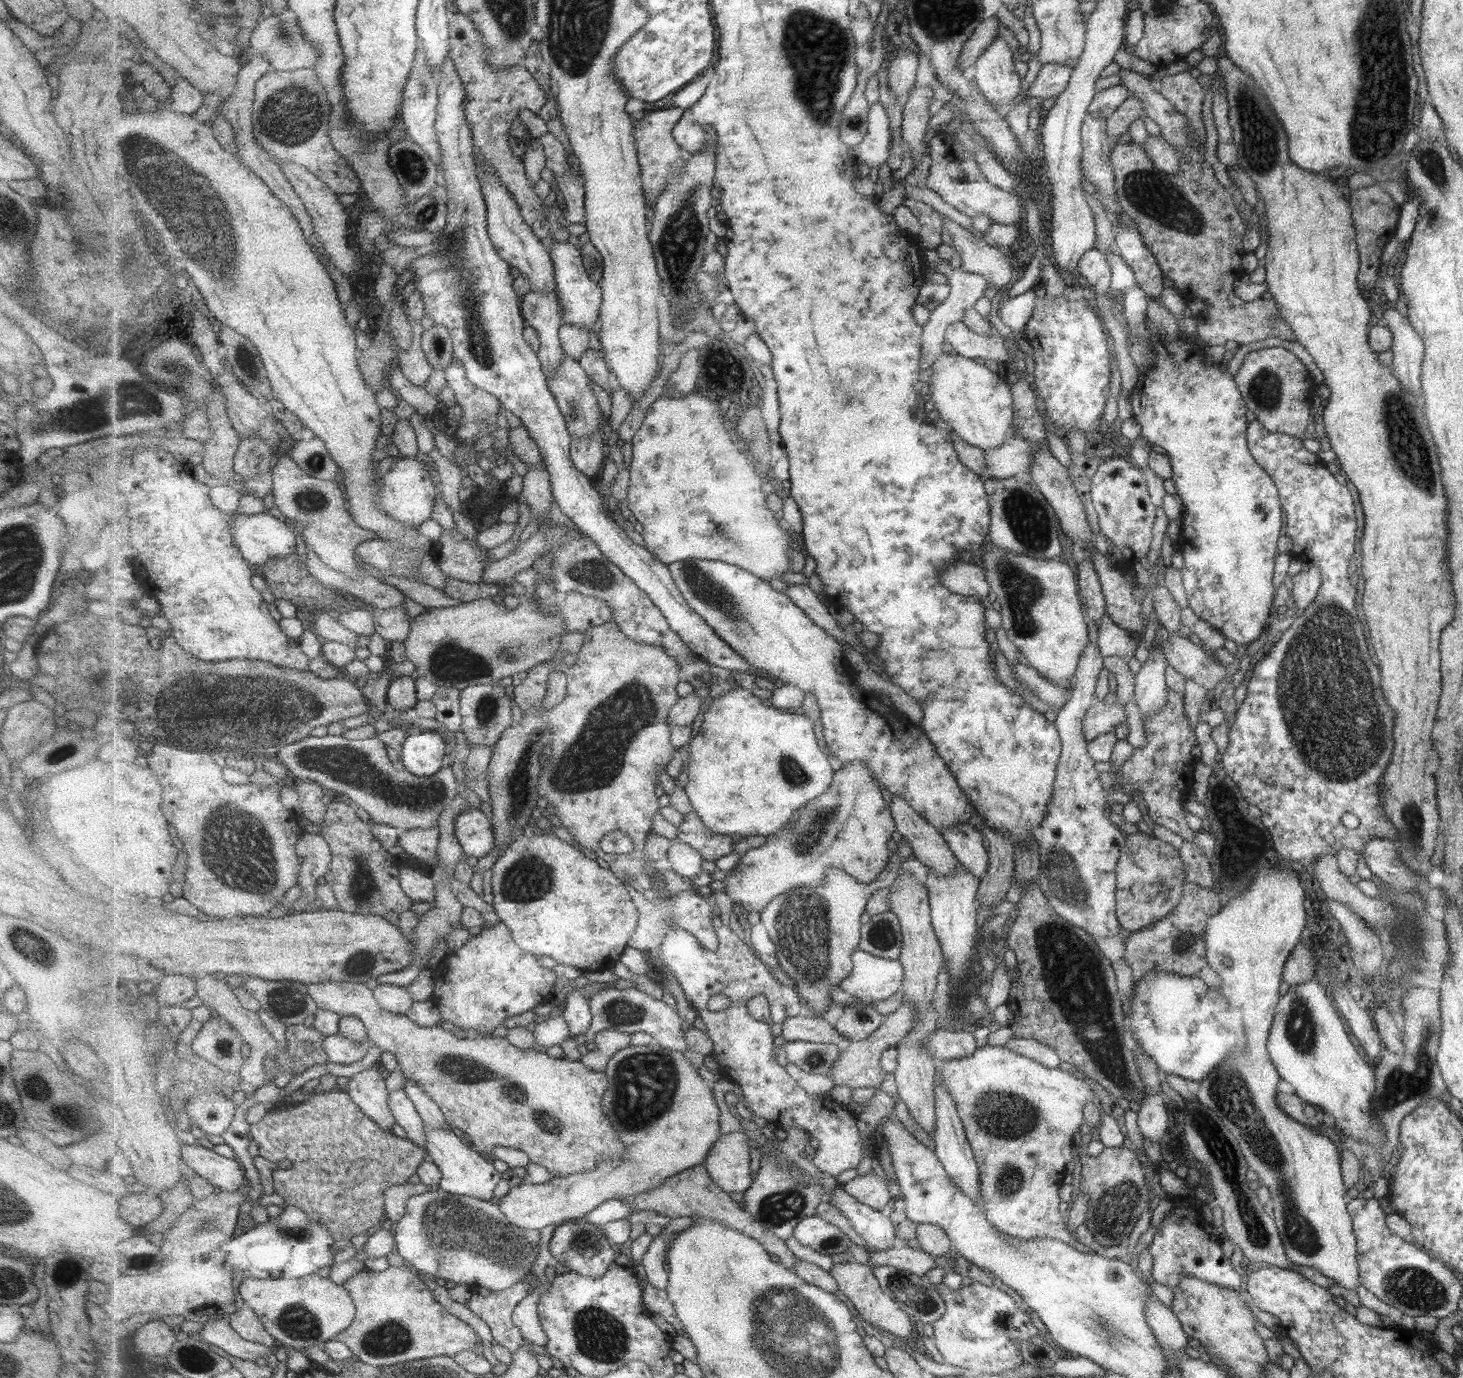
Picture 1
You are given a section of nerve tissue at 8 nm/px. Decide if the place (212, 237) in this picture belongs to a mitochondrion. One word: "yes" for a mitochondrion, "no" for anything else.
yes

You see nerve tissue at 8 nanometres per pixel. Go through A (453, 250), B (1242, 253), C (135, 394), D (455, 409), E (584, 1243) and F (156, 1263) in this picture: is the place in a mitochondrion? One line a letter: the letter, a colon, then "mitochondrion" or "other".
A: mitochondrion
B: other
C: mitochondrion
D: other
E: mitochondrion
F: mitochondrion

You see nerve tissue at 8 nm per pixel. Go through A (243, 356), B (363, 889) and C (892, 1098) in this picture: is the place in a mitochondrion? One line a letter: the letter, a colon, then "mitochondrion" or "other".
A: mitochondrion
B: mitochondrion
C: other

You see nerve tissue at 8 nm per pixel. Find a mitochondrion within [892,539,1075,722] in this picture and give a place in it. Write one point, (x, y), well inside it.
(1023, 590)

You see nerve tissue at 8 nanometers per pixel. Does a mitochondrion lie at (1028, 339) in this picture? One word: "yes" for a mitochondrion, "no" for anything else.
no

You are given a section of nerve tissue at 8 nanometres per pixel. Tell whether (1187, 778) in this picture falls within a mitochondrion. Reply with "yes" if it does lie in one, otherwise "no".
no

